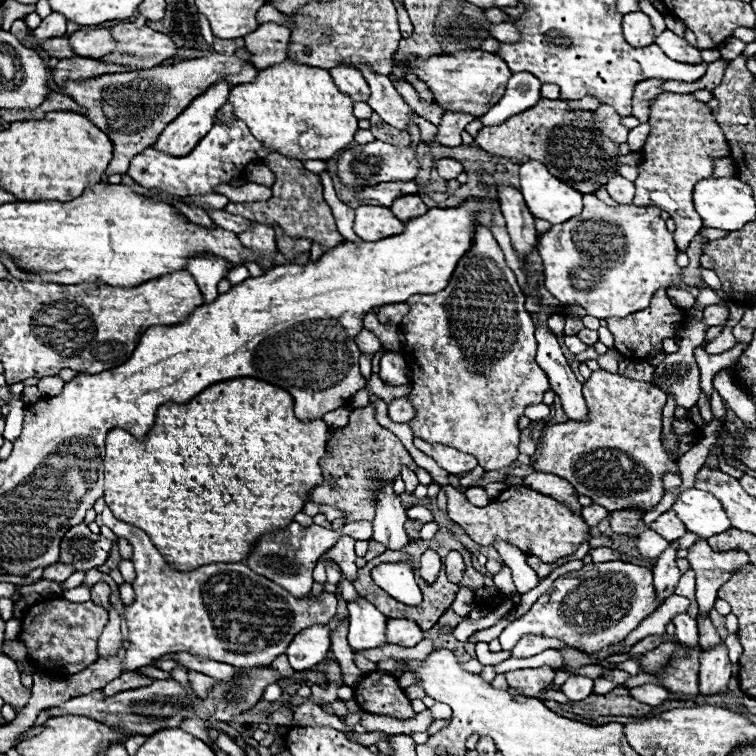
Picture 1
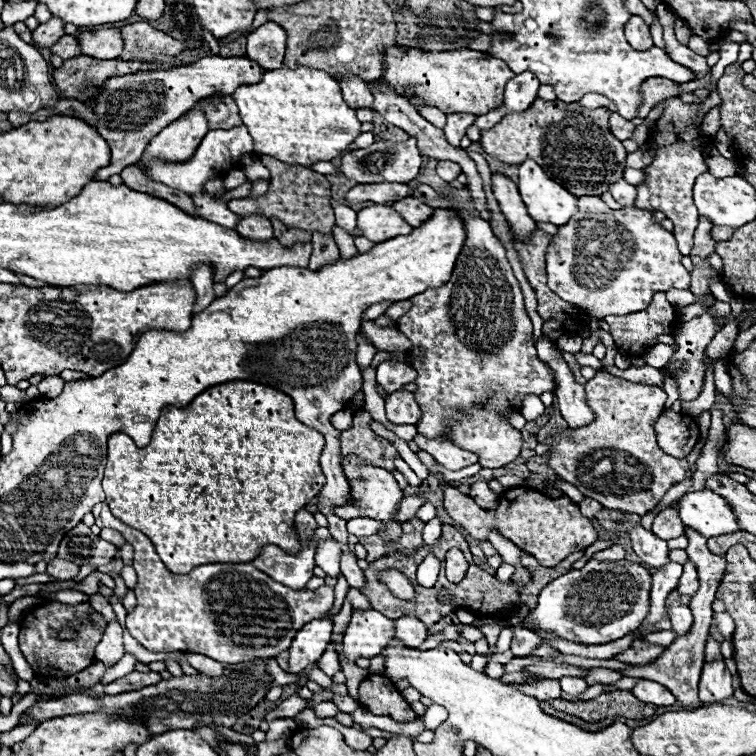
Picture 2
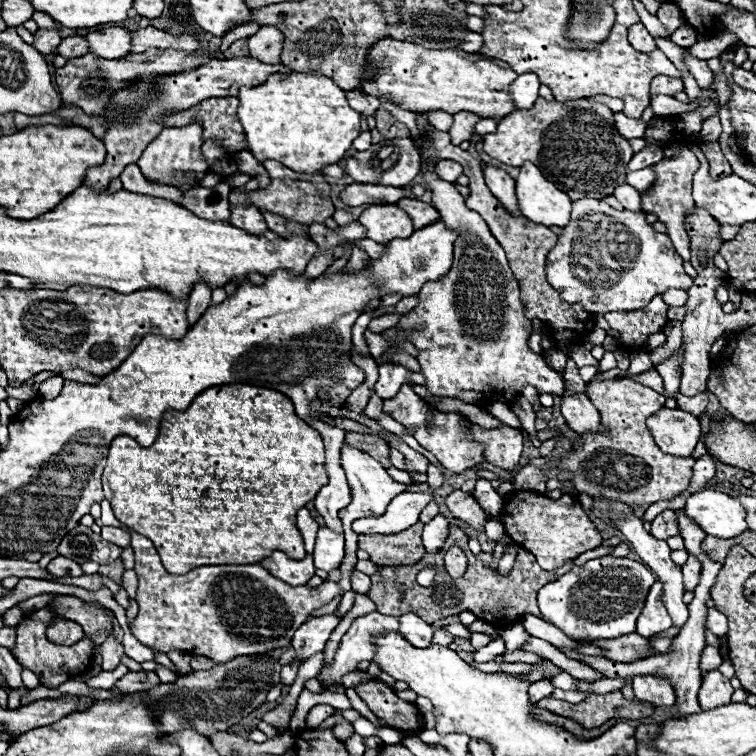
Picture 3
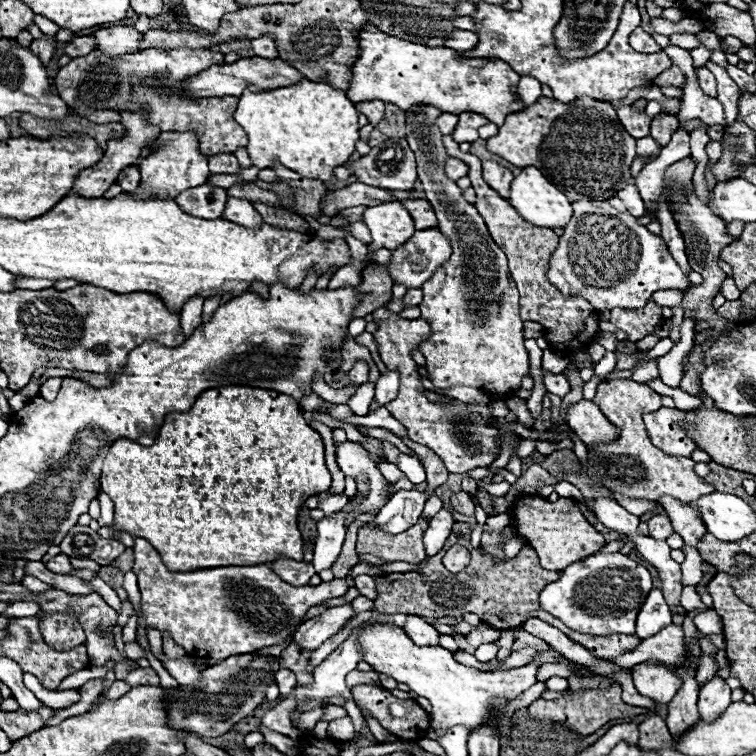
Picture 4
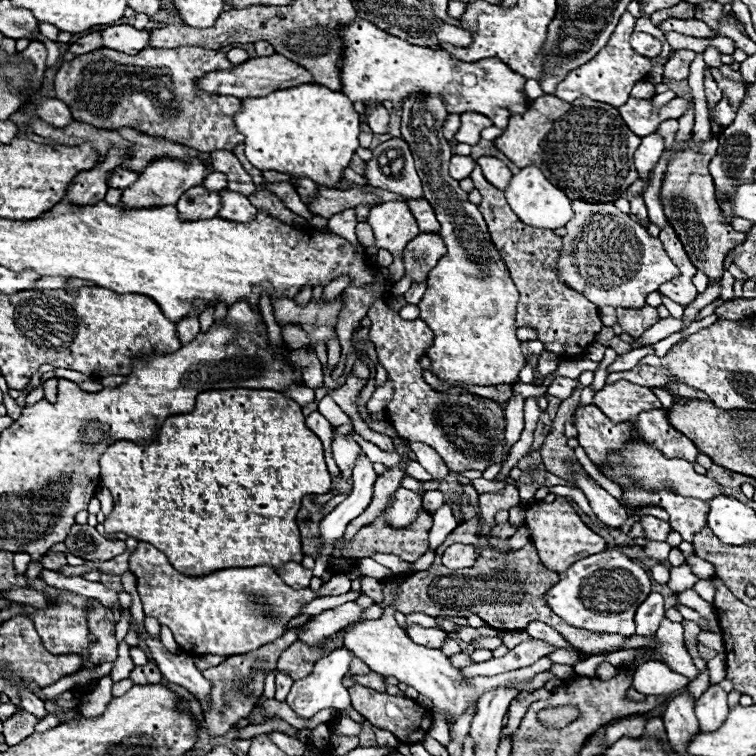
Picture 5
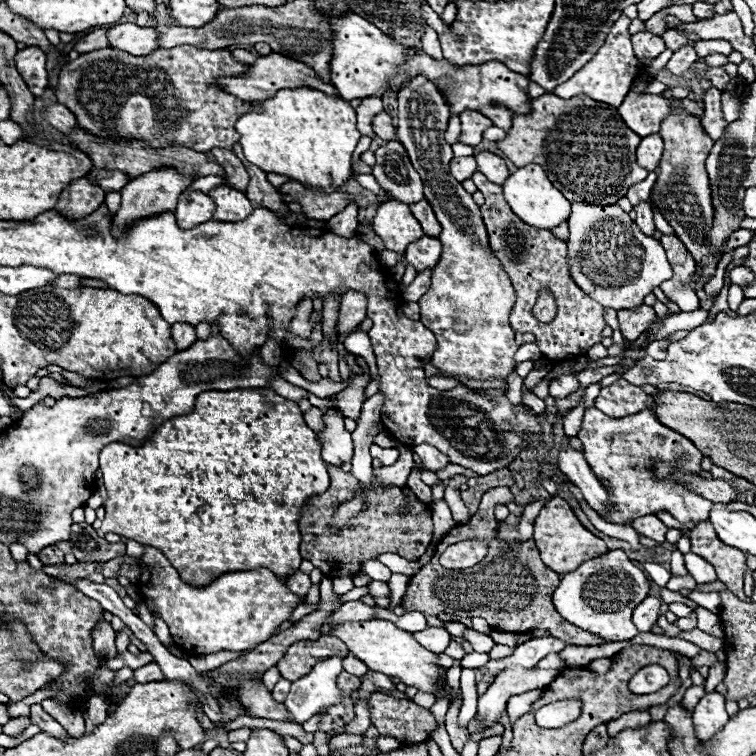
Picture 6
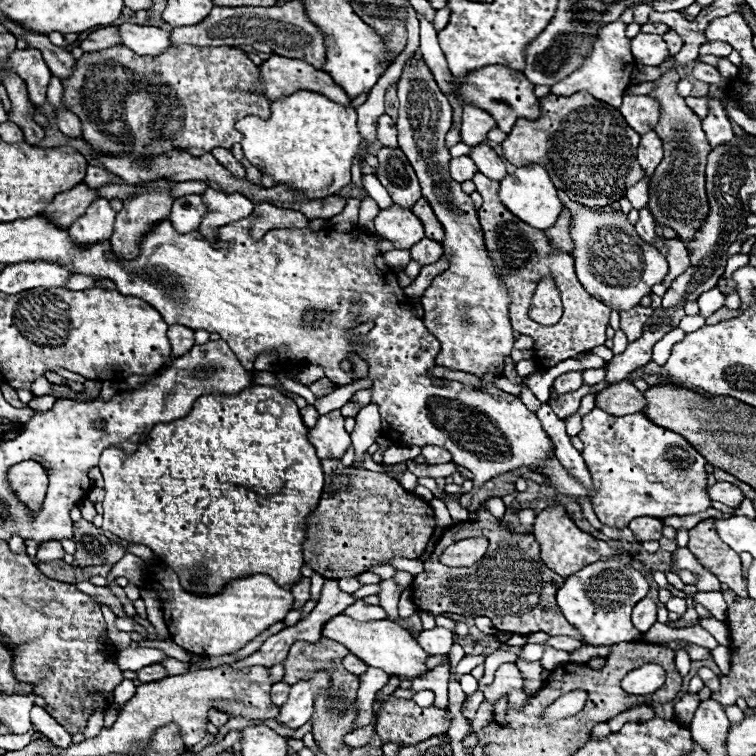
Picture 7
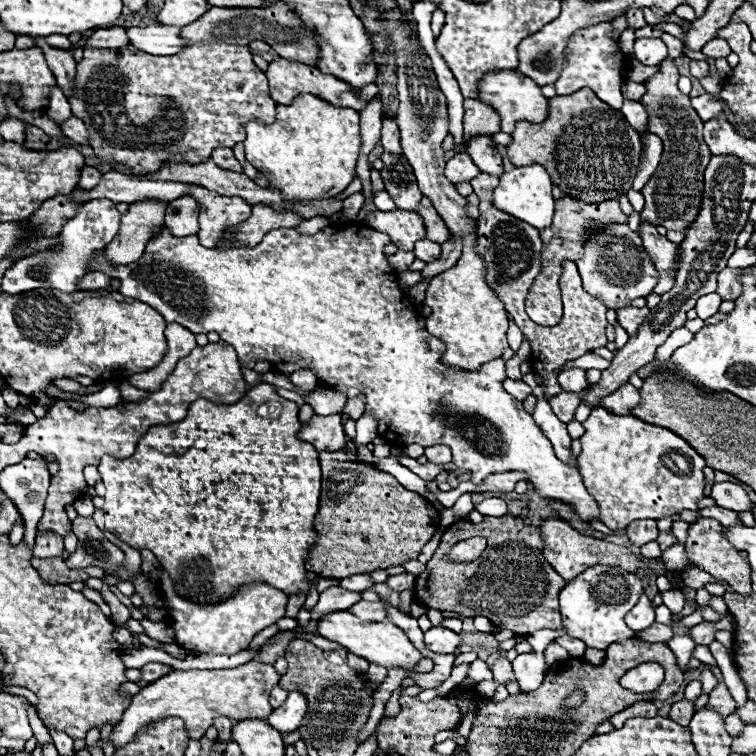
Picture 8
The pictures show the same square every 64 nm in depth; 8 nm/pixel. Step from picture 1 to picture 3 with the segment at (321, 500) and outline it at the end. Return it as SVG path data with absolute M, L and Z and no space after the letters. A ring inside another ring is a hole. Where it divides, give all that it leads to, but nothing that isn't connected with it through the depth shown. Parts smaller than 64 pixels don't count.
M350 432L346 434L344 440L346 446L354 446L366 454L370 454L374 460L378 460L384 468L390 466L390 448L388 444L378 438L378 436L370 436L370 434L360 434L360 432Z

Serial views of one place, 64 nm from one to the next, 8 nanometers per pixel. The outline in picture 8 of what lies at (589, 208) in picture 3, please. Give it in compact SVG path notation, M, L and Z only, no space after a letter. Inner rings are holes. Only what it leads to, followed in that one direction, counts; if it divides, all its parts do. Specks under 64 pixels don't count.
M614 224L592 234L586 242L584 256L576 264L584 290L596 296L606 308L624 308L632 300L648 296L658 282L658 272L650 262L638 232L632 232L628 224Z

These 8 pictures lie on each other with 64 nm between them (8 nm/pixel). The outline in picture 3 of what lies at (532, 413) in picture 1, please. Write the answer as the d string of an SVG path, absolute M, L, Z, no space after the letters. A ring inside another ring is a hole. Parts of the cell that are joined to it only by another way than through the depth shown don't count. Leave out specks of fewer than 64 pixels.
M526 385L521 394L532 405L533 411L535 413L537 413L542 408L537 394L537 390L534 387Z

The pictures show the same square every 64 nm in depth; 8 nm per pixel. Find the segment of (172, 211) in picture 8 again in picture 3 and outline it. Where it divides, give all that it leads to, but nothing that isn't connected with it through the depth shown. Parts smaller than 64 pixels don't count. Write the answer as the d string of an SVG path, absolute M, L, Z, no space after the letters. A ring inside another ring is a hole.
M218 184L214 188L196 186L182 194L182 206L200 218L226 222L230 214L226 194L230 194L230 186L226 184Z

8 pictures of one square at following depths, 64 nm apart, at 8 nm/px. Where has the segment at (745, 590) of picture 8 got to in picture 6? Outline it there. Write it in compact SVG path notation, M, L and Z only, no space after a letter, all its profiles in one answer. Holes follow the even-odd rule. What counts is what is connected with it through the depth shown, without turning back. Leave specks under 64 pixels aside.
M708 520L700 522L694 530L690 530L690 544L694 554L698 554L700 558L704 558L708 564L714 566L718 580L724 582L730 592L734 592L744 602L750 600L742 590L744 570L746 570L744 552L728 548L724 542L720 542Z

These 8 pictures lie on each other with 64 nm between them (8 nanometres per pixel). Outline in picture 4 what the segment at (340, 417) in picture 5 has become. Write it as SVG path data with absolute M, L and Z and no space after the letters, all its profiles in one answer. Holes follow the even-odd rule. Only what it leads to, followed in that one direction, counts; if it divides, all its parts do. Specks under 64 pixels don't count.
M380 407L366 416L354 415L350 416L350 418L346 418L346 420L338 420L338 422L344 422L344 424L354 426L362 425L366 427L385 428L401 438L408 438L405 428L385 407Z

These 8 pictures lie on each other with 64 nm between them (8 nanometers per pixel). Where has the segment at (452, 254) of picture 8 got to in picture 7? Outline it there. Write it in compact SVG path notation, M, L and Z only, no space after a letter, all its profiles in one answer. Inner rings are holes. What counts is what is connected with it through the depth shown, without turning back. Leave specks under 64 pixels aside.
M442 256L438 262L430 264L430 266L422 266L418 278L416 278L410 286L404 288L404 294L406 294L408 298L416 298L416 296L424 294L424 290L426 290L426 288L430 286L430 282L432 282L432 278L438 276L440 272L444 272L446 268L448 268L448 258L446 258L446 256Z

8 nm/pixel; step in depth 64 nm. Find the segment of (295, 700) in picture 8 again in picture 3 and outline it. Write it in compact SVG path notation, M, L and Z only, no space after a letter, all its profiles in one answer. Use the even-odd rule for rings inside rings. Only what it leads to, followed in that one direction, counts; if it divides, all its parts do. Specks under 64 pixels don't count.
M370 612L352 622L350 630L342 636L342 642L334 654L330 666L324 666L318 674L318 682L326 690L324 682L342 684L342 676L358 668L358 662L372 660L374 644L372 638L386 630L398 630L400 622L396 616L384 616L380 612ZM365 718L356 720L353 724L354 732L360 734L362 737L377 736L382 740L386 739L386 729L376 728L370 721Z

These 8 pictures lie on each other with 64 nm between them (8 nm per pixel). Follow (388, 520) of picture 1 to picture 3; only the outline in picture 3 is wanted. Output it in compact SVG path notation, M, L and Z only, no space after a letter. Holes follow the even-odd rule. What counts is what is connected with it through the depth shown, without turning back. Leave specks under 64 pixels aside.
M342 446L340 464L342 464L342 468L344 468L344 472L346 472L348 484L352 486L352 502L350 502L344 510L340 510L340 520L342 520L342 524L344 524L345 537L345 556L340 566L342 577L338 582L342 590L342 594L340 594L340 596L336 596L336 598L334 598L328 605L324 605L319 609L314 610L311 613L312 617L323 616L324 614L330 614L334 612L334 610L337 610L341 602L342 595L352 589L350 575L358 561L356 556L358 550L357 534L351 531L352 522L354 522L354 520L358 520L358 518L366 518L366 514L368 514L368 516L382 516L382 514L384 514L384 510L386 510L386 506L390 504L390 500L392 500L394 496L398 496L400 492L406 492L406 488L408 488L406 484L400 484L400 482L390 480L390 476L386 474L386 470L384 470L380 464L376 464L376 460L372 460L372 456L368 456L366 452L360 452L358 448L348 448L348 446Z

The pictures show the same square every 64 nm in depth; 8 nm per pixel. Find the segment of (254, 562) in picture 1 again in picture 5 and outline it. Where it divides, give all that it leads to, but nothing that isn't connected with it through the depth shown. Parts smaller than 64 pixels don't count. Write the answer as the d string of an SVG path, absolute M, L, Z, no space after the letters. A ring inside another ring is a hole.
M398 488L394 504L386 512L386 520L390 522L392 528L404 528L416 518L420 506L422 506L422 498L416 492ZM286 564L284 570L278 570L280 578L290 586L290 588L308 588L310 580L312 580L312 570L306 570L302 568L302 564Z

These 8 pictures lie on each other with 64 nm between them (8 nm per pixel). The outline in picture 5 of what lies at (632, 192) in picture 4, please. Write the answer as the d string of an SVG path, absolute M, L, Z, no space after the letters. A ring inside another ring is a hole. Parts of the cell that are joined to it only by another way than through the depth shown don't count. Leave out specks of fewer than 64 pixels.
M634 198L630 200L630 206L632 206L632 214L638 218L638 222L648 228L650 226L650 220L648 220L648 210L646 210L646 204L642 198Z

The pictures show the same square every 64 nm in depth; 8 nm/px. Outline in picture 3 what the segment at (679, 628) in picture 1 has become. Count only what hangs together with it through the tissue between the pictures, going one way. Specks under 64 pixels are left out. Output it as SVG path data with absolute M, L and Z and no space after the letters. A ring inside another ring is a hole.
M612 514L612 516L608 516L608 520L610 520L612 528L624 532L624 536L628 538L628 542L630 542L632 548L636 550L636 554L642 558L642 562L644 562L646 566L650 566L652 572L662 580L662 584L664 584L664 594L662 594L664 606L668 608L668 614L672 616L674 626L682 628L684 622L688 620L688 608L686 608L686 604L682 602L682 594L684 594L682 572L680 572L680 566L670 560L670 548L668 548L668 544L666 544L666 540L656 540L654 536L650 536L650 532L646 532L646 530L642 528L642 522L644 522L642 518L636 518L636 516L616 516L616 514Z

